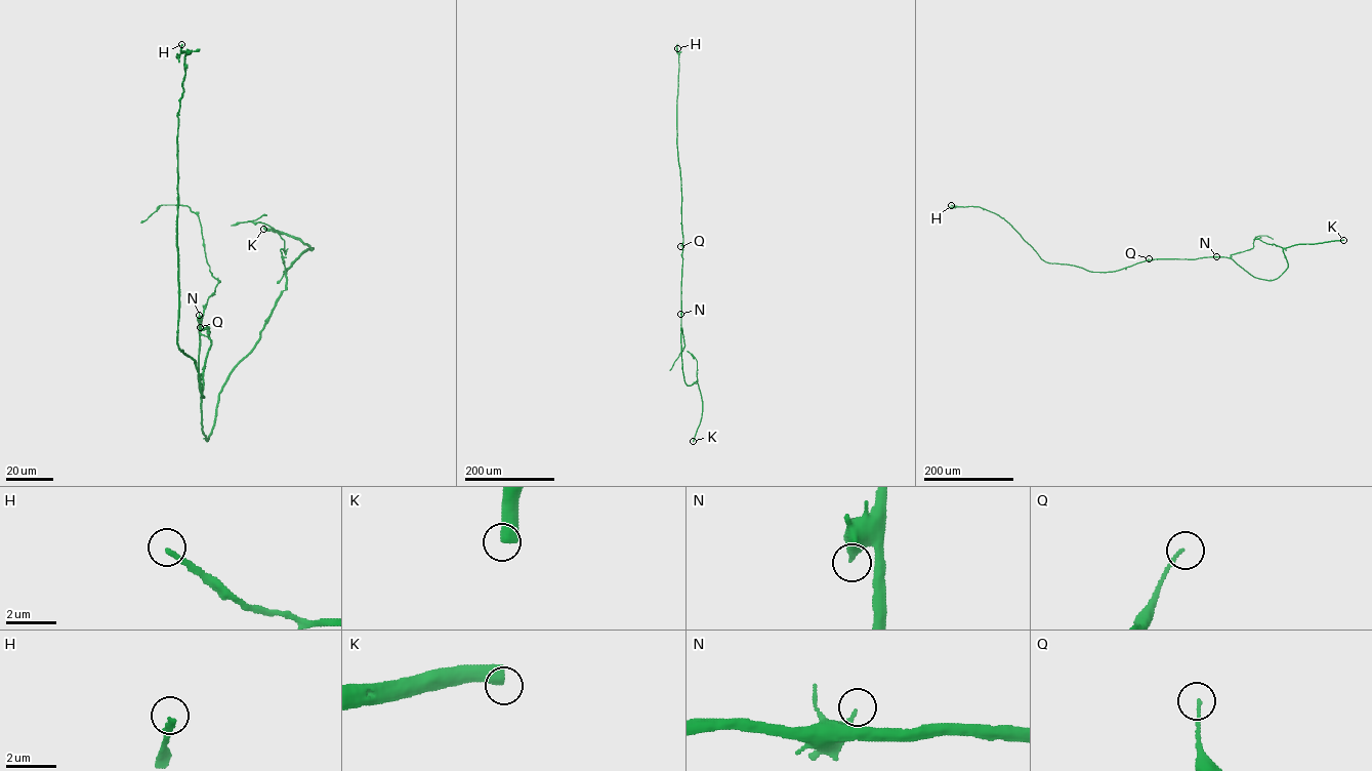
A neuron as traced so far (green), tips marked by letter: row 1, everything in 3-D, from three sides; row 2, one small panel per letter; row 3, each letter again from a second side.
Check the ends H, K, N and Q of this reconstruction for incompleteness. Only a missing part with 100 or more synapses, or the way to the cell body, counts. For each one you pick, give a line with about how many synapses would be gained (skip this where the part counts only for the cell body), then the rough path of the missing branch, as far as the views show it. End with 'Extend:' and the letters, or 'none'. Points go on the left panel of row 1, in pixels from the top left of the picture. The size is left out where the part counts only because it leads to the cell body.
Extend: none

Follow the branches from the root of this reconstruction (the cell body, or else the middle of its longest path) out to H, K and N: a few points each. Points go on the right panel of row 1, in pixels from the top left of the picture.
H: (1154, 259), (1106, 272), (1047, 262), (998, 215), (978, 206), (951, 205)
K: (1154, 259), (1227, 257), (1254, 277), (1273, 280), (1288, 267), (1283, 248), (1343, 240)
N: (1154, 259), (1216, 256)

